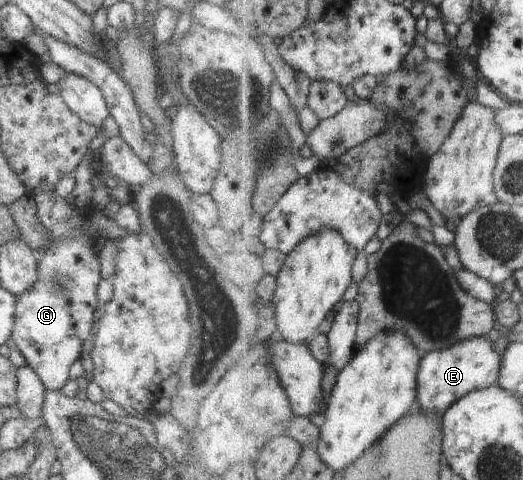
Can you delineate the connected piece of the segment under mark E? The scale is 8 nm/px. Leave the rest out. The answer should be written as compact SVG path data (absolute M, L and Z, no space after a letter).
M485 337L464 339L444 351L434 351L422 358L419 373L419 396L417 407L428 413L444 415L466 395L478 389L499 385L504 365L504 352L496 351L494 342Z

